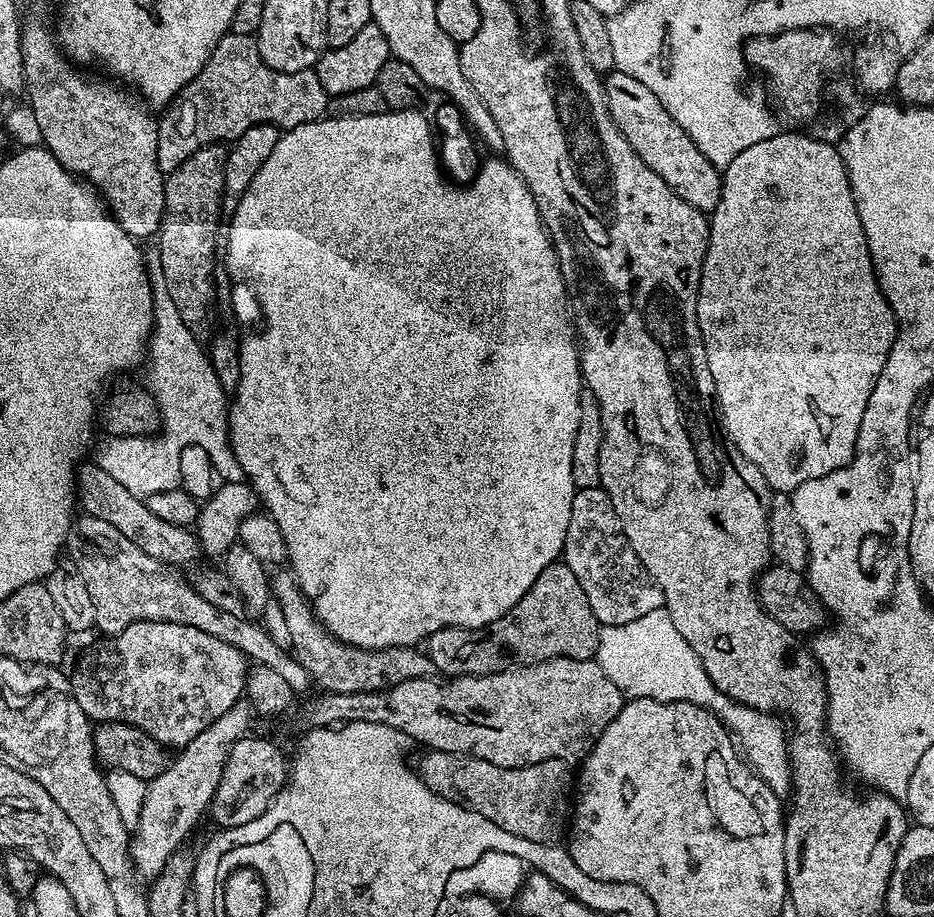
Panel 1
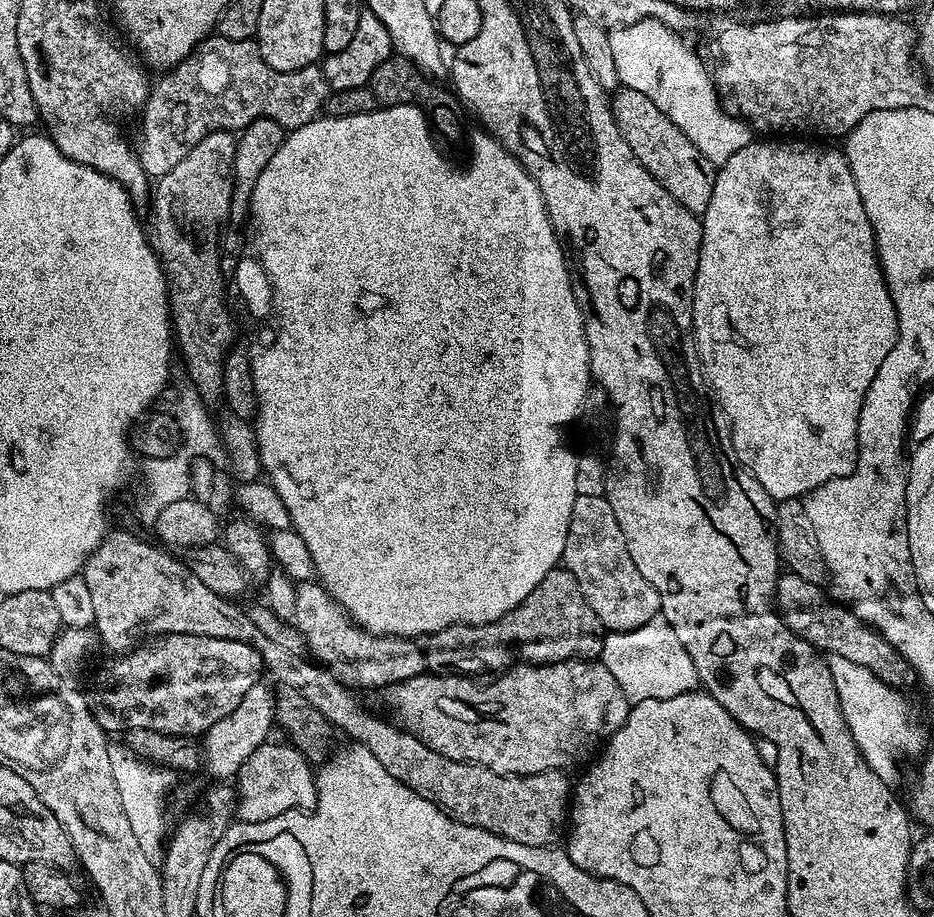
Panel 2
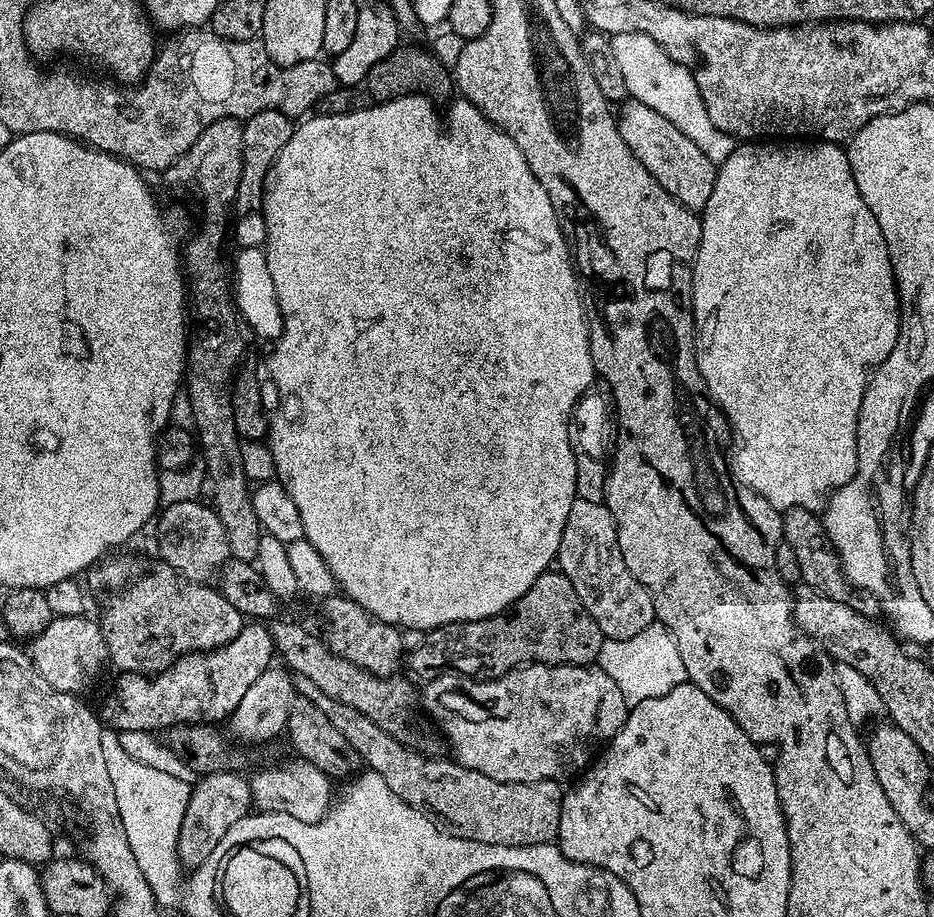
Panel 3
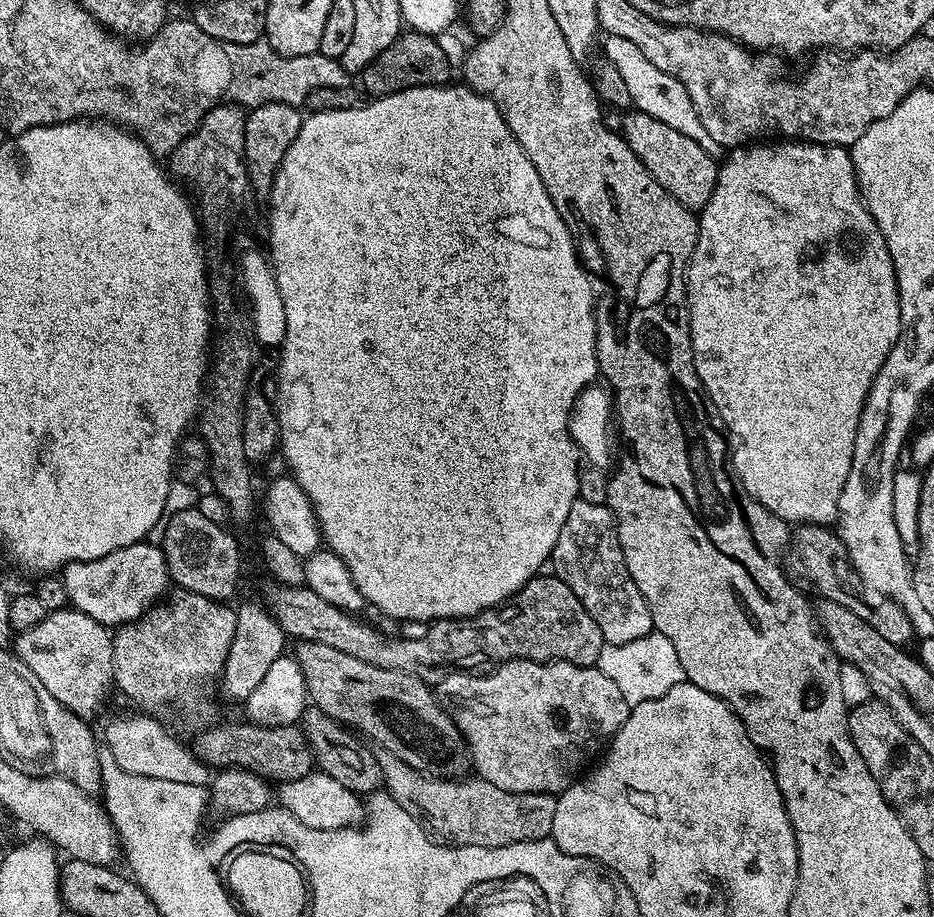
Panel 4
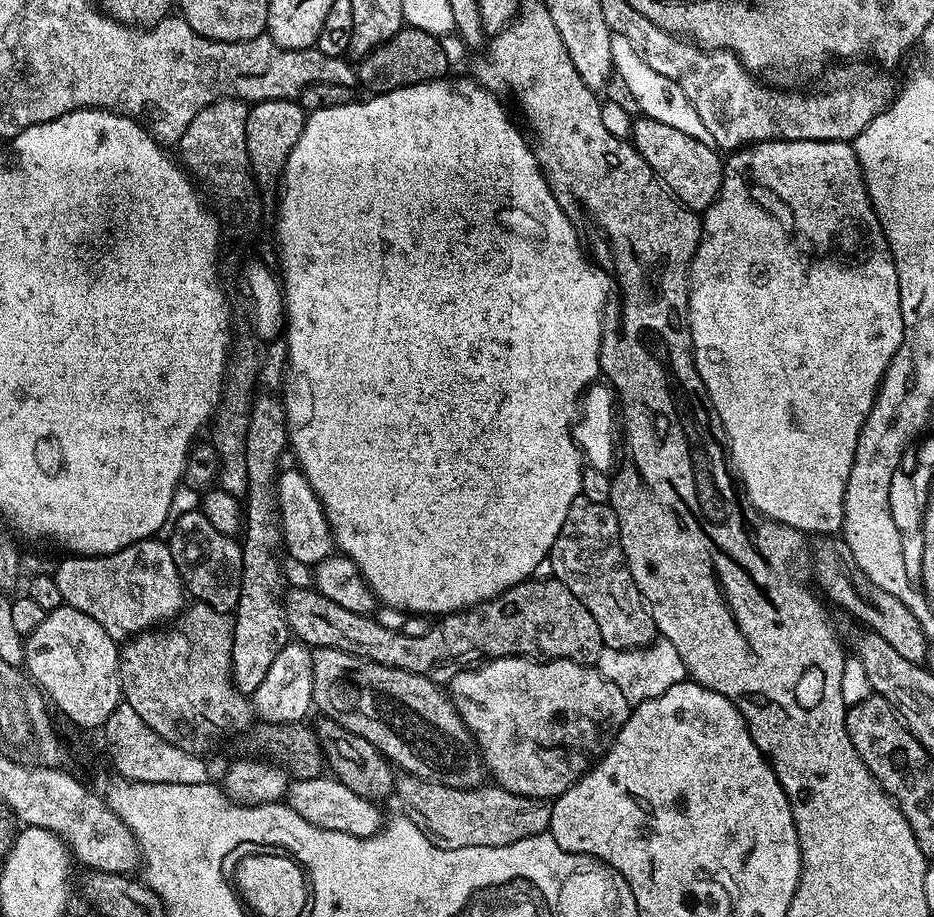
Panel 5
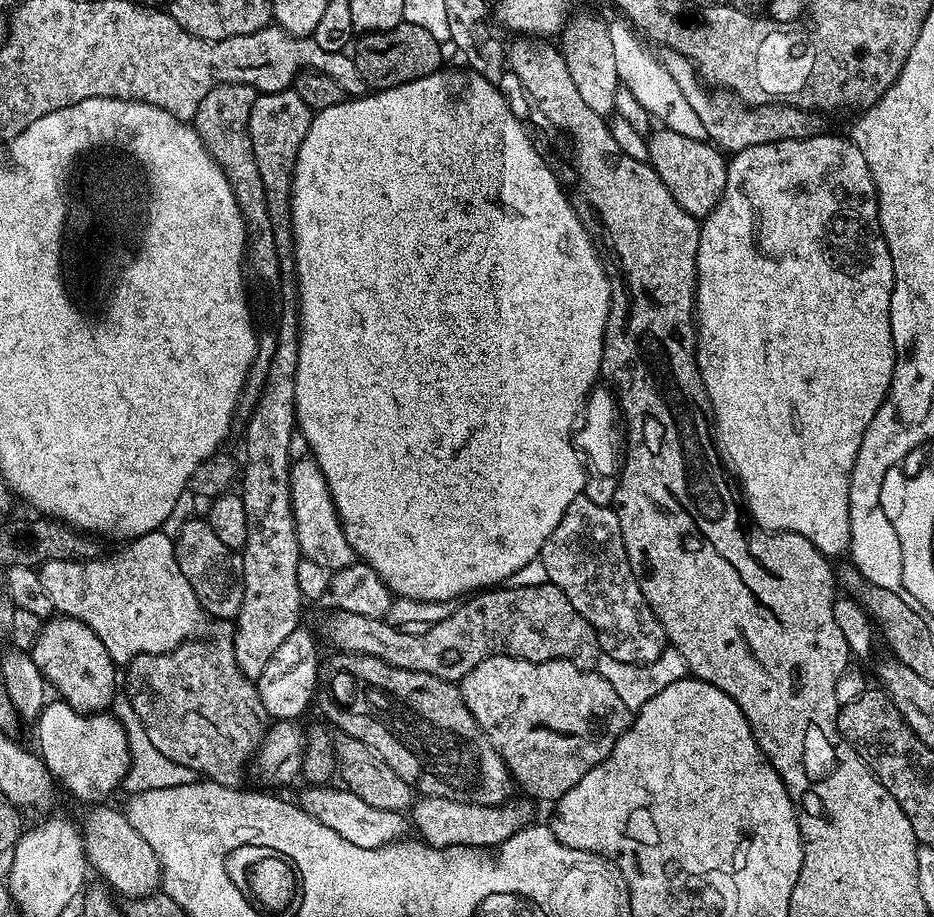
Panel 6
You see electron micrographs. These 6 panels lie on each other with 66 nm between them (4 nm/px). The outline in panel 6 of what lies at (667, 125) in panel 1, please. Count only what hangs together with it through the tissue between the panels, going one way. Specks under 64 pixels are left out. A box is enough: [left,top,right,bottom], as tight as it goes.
[647,126,728,218]

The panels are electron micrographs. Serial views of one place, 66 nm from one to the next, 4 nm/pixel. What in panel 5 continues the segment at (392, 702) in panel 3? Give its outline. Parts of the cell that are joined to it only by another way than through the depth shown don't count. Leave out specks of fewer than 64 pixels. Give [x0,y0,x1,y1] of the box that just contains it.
[312,647,483,789]

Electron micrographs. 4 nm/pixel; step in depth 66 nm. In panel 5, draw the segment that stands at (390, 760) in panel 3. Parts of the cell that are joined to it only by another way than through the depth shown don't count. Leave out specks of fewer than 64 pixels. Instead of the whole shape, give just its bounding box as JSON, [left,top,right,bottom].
[398,774,552,848]

